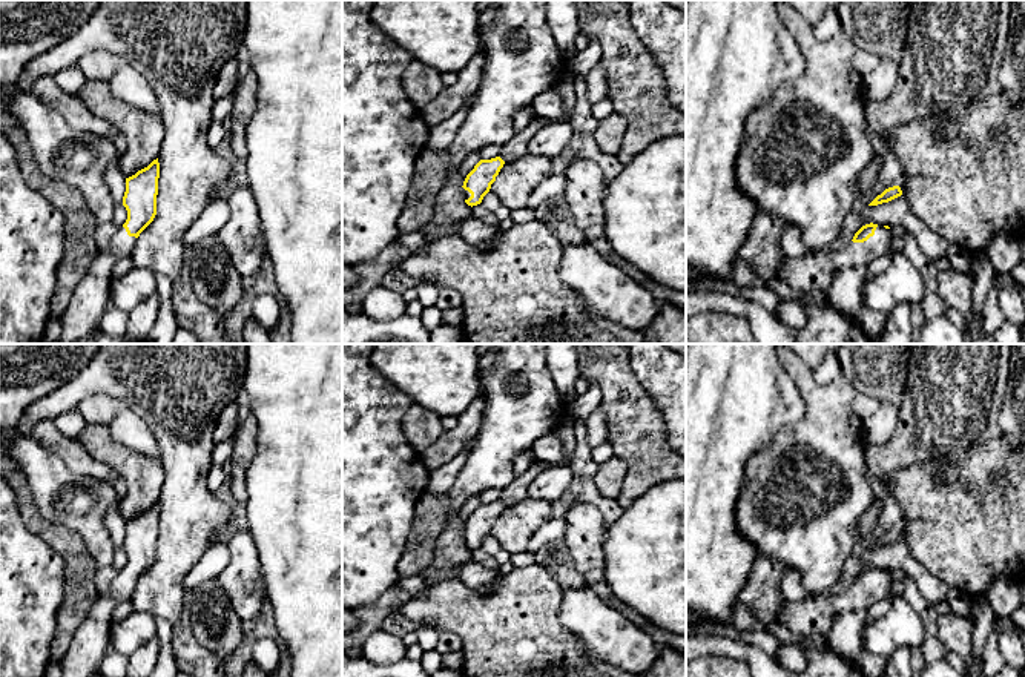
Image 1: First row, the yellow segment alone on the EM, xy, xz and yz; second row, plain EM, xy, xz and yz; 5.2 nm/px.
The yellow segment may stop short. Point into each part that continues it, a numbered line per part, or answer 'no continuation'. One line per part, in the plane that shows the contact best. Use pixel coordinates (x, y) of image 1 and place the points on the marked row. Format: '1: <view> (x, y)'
1: yz (817, 269)

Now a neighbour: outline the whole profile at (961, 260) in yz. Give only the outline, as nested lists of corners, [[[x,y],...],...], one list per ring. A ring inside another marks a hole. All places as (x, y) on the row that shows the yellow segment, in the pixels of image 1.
[[[951,244],[948,247],[948,252],[945,256],[954,270],[968,276],[974,282],[973,253],[971,252],[967,252],[967,250]]]

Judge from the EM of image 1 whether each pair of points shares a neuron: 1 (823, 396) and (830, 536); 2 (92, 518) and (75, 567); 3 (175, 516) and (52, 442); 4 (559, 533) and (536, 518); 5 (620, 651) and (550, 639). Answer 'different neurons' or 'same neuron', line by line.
1: same neuron
2: different neurons
3: different neurons
4: different neurons
5: different neurons

